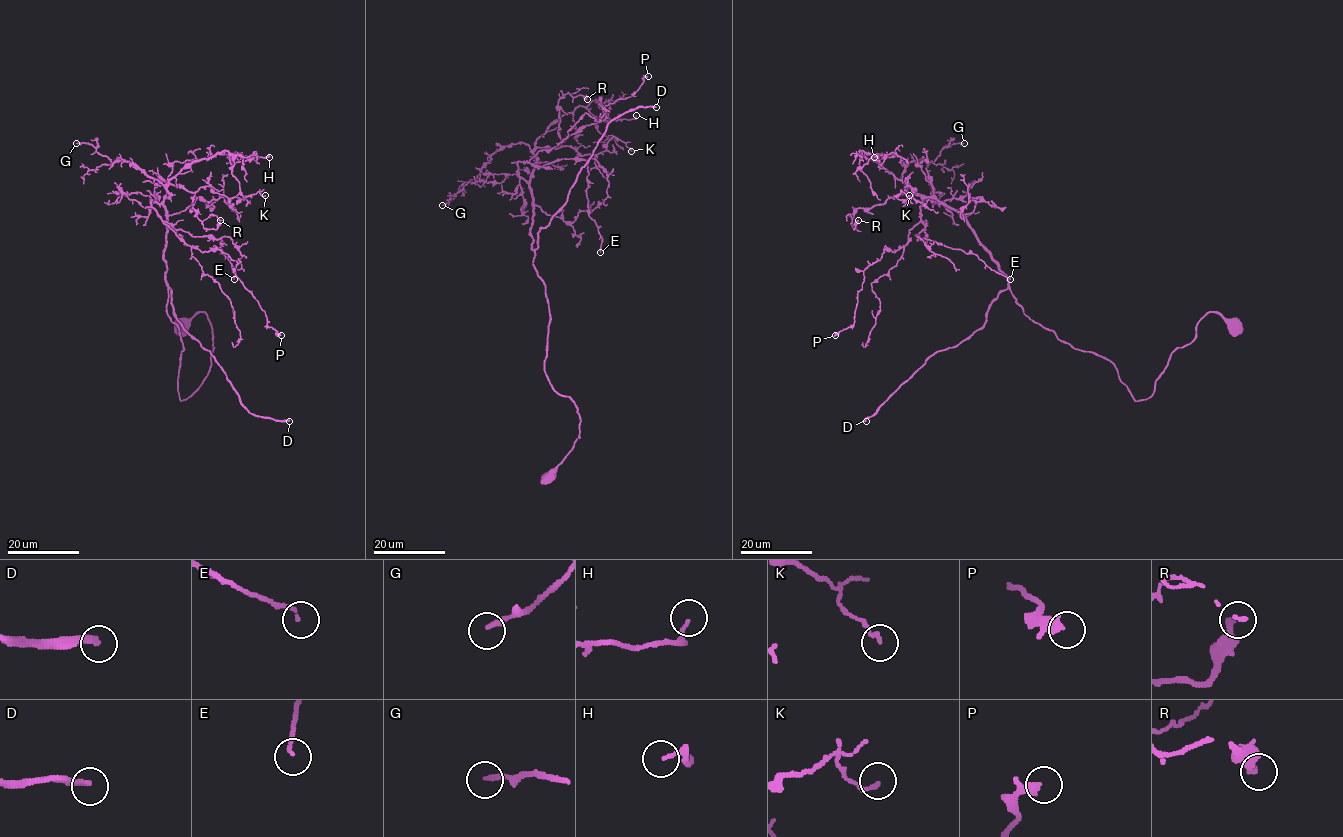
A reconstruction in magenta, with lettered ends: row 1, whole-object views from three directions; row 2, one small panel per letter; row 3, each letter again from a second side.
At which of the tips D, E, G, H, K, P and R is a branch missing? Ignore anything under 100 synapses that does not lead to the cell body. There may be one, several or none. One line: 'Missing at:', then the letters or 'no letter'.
Missing at: D

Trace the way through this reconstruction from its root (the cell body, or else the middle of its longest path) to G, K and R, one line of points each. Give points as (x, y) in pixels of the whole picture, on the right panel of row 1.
G: (1236, 325), (1206, 314), (1135, 400), (1111, 362), (1024, 314), (963, 216), (901, 181), (964, 143)
K: (1236, 325), (1206, 314), (1135, 400), (1024, 314), (963, 216), (909, 195)
R: (1236, 325), (1206, 314), (1135, 400), (1111, 362), (1024, 314), (954, 210), (906, 184), (858, 220)

